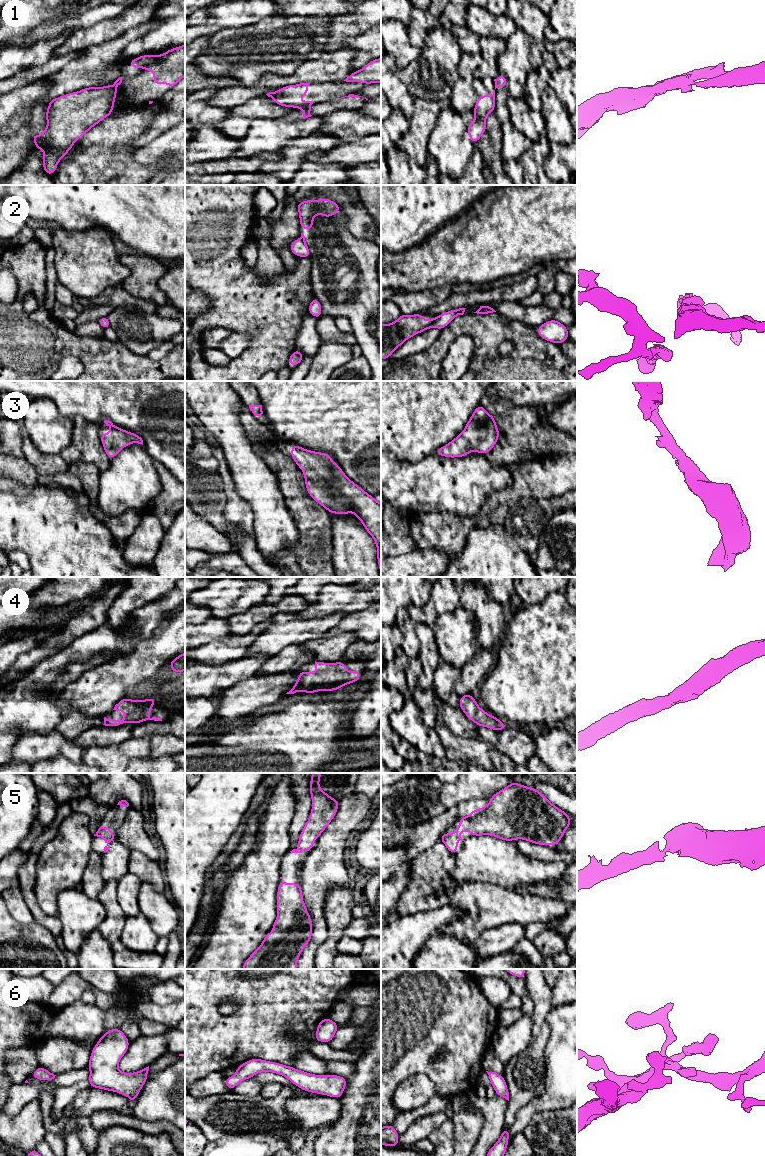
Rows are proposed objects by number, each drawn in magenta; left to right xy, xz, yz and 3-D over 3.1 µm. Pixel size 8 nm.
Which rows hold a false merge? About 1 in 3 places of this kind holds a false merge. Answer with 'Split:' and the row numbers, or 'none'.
Split: 1, 2

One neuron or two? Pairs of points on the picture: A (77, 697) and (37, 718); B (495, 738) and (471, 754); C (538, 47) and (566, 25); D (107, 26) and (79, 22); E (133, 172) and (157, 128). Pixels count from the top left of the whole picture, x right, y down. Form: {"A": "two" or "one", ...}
{"A": "two", "B": "two", "C": "two", "D": "two", "E": "two"}

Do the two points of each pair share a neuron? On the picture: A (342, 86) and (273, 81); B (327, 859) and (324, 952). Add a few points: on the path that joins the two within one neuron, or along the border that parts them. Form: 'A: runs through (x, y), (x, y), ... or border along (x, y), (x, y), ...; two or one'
A: border along (333, 80), (310, 83); two
B: border along (346, 885), (329, 891), (324, 904), (326, 922); two

